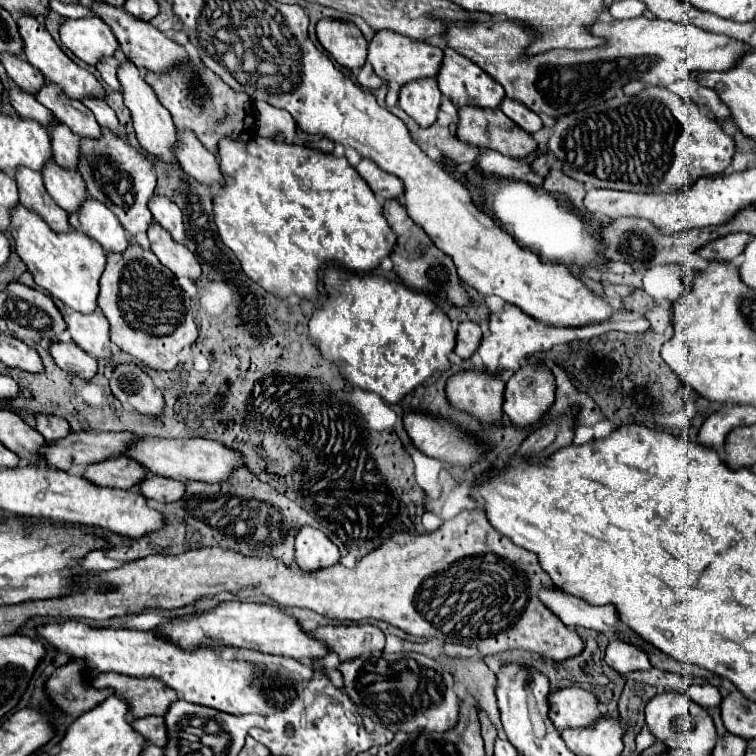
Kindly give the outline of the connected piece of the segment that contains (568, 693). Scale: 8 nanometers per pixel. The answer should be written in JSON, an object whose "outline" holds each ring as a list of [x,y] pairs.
{"outline":[[[577,686],[561,688],[549,694],[549,720],[557,730],[583,728],[593,724],[601,716],[597,708],[597,698]]]}

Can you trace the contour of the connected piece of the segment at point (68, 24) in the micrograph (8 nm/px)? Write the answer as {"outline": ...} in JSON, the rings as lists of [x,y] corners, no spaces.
{"outline":[[[95,16],[63,20],[59,36],[65,48],[91,66],[95,66],[101,56],[113,56],[117,50],[117,38],[109,32],[109,26]]]}

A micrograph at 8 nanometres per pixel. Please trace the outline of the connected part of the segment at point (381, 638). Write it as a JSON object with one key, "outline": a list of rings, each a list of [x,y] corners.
{"outline":[[[323,626],[309,632],[313,638],[325,642],[339,660],[353,660],[359,656],[367,656],[375,650],[385,648],[385,634],[373,626]]]}

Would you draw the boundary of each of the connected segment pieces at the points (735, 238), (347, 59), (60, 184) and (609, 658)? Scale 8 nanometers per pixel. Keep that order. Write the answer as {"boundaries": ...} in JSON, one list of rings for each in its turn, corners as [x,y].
{"boundaries":[[[[749,232],[727,234],[721,240],[713,240],[713,244],[707,244],[697,254],[703,256],[705,260],[725,260],[725,262],[729,262],[729,260],[733,260],[735,256],[739,256],[745,250],[749,240],[751,240]]],[[[323,18],[317,22],[319,44],[349,70],[359,70],[367,60],[367,40],[353,22]]],[[[49,160],[49,164],[45,164],[41,174],[47,192],[65,212],[75,212],[77,208],[81,208],[83,200],[87,198],[87,190],[77,170],[61,168],[53,160]]],[[[613,640],[607,646],[605,652],[605,662],[607,666],[611,666],[613,670],[617,670],[619,674],[627,674],[627,672],[635,672],[635,670],[649,670],[649,658],[643,650],[625,644],[621,640]]]]}

